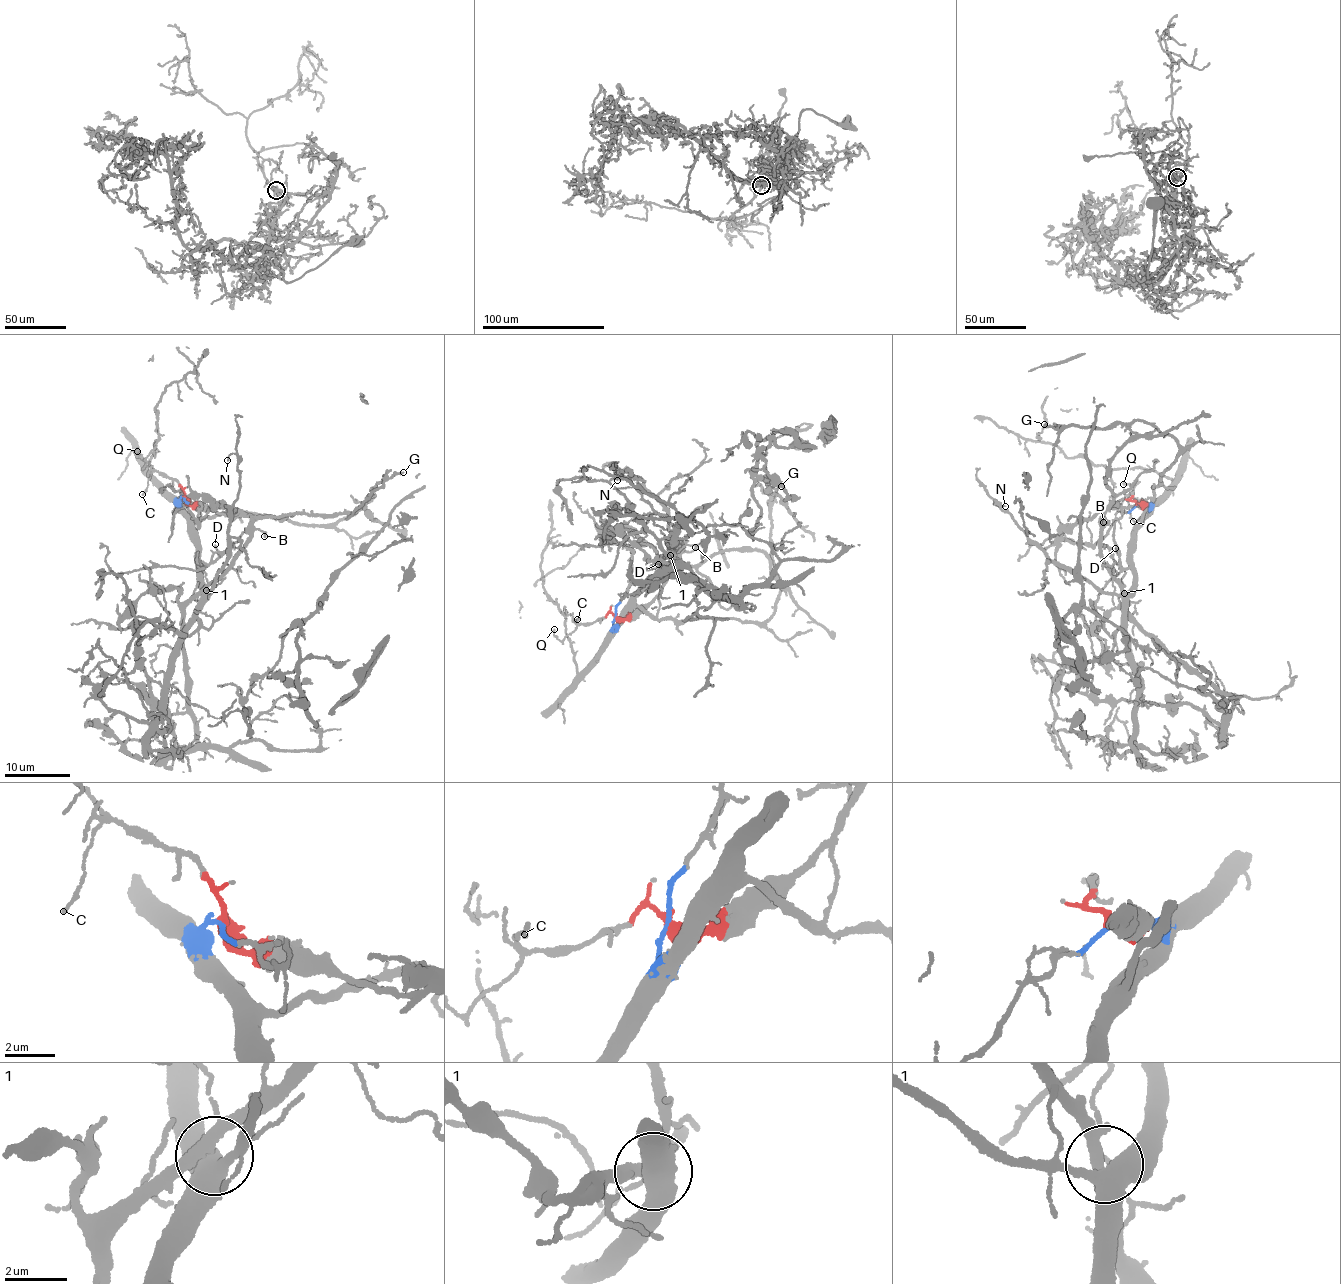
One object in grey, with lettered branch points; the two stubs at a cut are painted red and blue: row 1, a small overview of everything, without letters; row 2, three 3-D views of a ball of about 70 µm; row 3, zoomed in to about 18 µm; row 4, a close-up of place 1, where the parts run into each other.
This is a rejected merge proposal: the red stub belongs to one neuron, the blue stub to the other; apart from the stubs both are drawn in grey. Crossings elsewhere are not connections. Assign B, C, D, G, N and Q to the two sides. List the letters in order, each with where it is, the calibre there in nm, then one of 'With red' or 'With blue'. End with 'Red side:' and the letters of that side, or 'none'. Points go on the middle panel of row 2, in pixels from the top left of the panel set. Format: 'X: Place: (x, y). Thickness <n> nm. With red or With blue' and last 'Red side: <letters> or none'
B: Place: (695, 547). Thickness 170 nm. With red
C: Place: (577, 619). Thickness 160 nm. With red
D: Place: (658, 564). Thickness 150 nm. With blue
G: Place: (781, 486). Thickness 160 nm. With blue
N: Place: (617, 480). Thickness 100 nm. With blue
Q: Place: (554, 629). Thickness 150 nm. With red
Red side: B, C, Q

